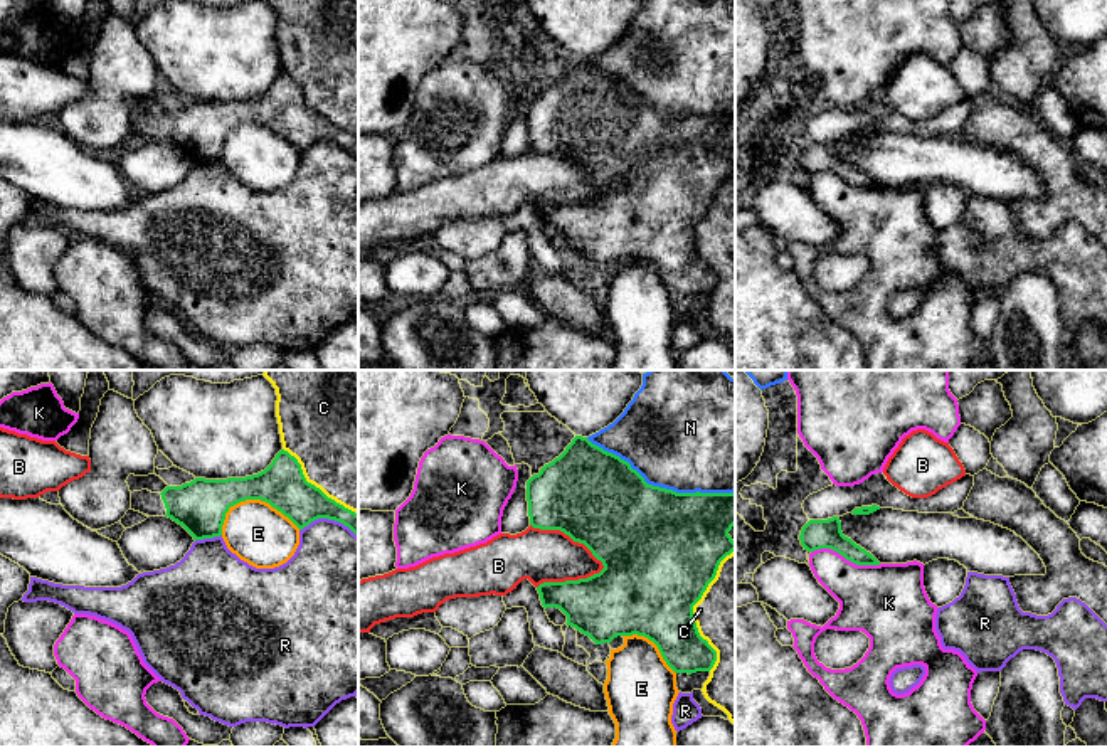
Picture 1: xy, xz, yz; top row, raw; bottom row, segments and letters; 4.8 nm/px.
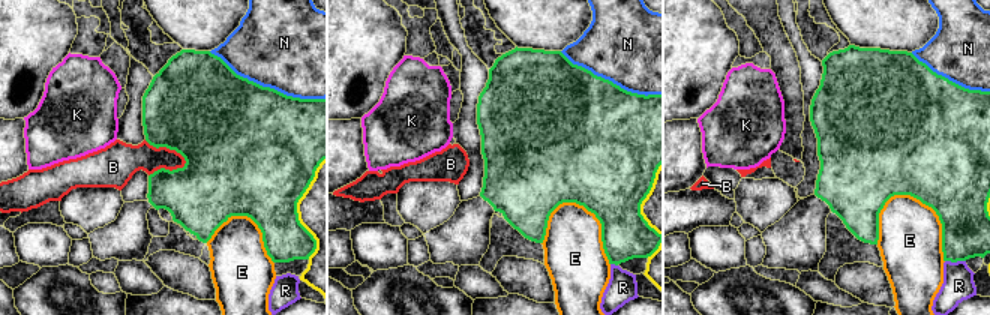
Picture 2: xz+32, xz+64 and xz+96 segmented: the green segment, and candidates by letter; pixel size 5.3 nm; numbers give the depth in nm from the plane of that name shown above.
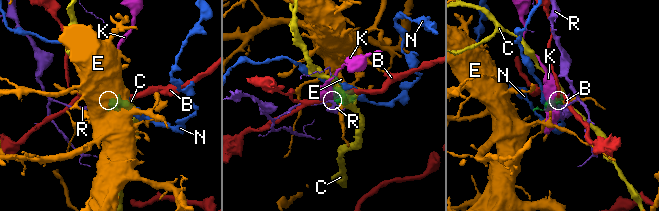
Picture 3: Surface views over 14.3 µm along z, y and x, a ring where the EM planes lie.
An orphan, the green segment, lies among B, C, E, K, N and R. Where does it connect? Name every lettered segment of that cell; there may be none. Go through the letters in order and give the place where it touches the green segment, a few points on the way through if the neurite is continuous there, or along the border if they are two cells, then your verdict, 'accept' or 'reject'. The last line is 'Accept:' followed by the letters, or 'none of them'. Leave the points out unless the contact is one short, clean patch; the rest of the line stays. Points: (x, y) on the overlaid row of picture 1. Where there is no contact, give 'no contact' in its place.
B: xz (569, 535) | reject
C: xz (692, 609) | reject
E: xy (251, 498) | reject
K: yz (847, 559) | reject
N: xz (658, 487) | reject
R: xy (328, 519) | reject
Accept: none of them

